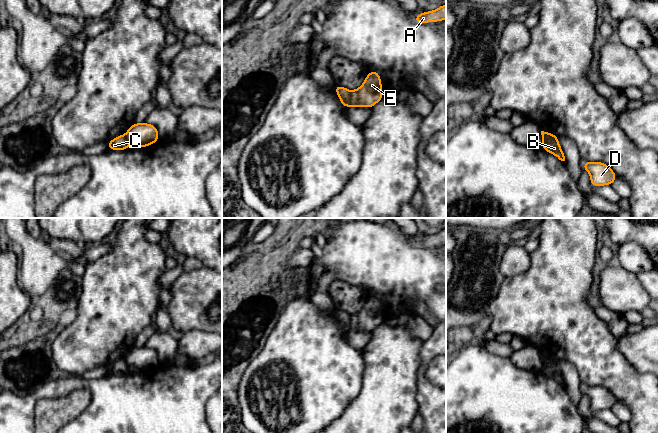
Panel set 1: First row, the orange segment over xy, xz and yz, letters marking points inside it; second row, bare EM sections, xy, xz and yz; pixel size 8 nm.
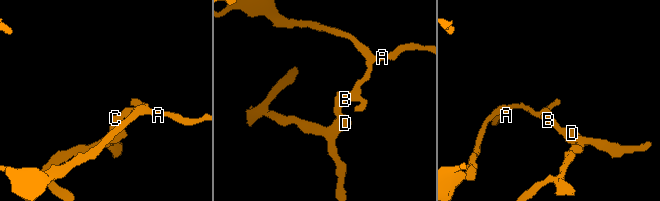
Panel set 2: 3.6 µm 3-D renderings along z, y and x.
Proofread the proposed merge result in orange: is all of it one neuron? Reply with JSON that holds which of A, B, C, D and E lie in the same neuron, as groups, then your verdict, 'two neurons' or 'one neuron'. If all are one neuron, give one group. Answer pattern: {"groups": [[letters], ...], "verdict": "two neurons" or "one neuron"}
{"groups": [["A", "E"], ["B", "C", "D"]], "verdict": "two neurons"}

